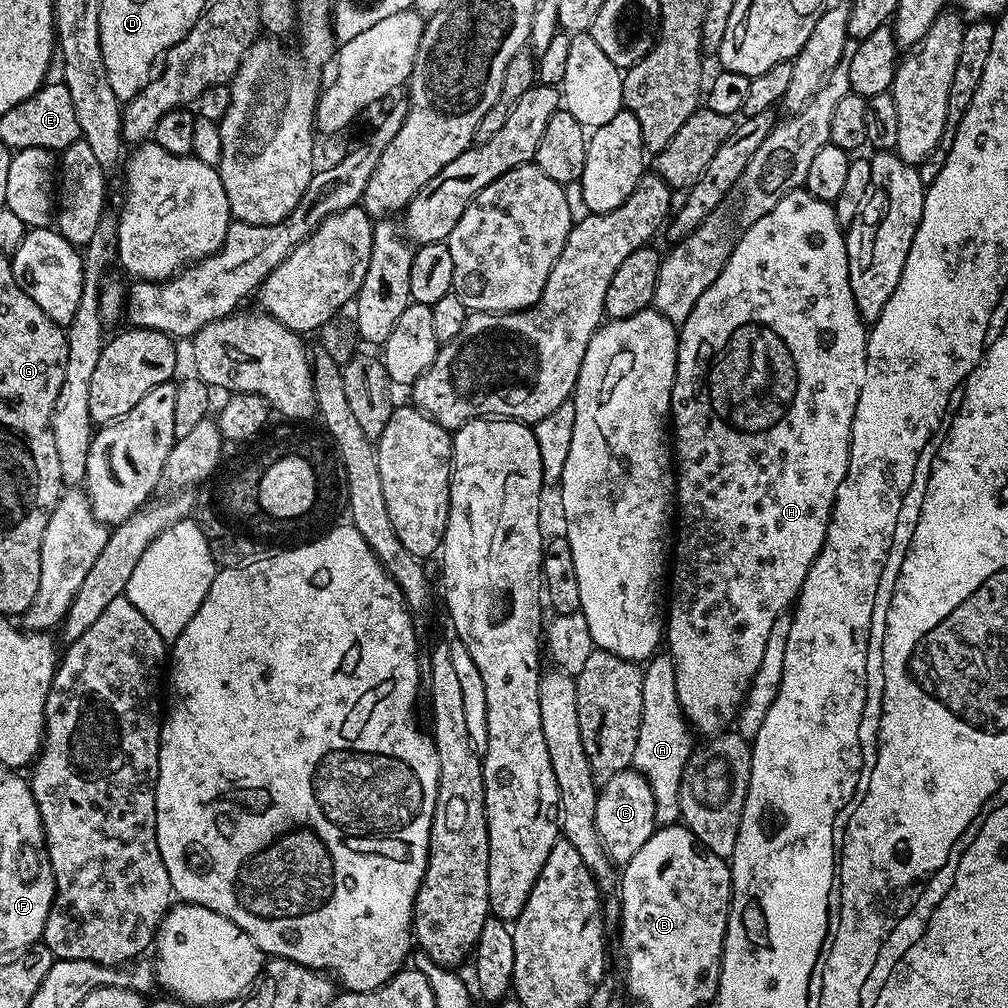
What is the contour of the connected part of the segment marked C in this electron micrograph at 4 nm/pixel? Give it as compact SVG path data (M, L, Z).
M635 770L619 772L614 778L603 781L596 794L595 825L606 854L613 865L623 866L646 846L646 838L655 834L658 827L655 818L654 790L642 773Z

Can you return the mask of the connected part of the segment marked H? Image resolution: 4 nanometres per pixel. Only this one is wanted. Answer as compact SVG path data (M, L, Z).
M797 190L786 194L786 198L782 198L774 210L770 210L770 214L762 214L762 218L743 230L745 232L733 243L732 253L724 263L722 274L718 274L706 294L698 298L690 318L679 325L678 343L674 348L670 424L674 429L674 438L676 434L674 500L678 512L680 508L680 529L676 532L676 538L674 534L676 565L670 568L672 605L668 608L666 621L666 648L668 644L667 651L676 668L681 710L688 724L697 733L700 731L704 738L725 731L735 721L750 682L754 674L758 674L762 653L766 651L766 638L770 638L770 626L774 626L774 622L793 607L814 558L822 550L838 486L842 486L842 478L846 478L854 410L858 406L858 394L866 374L868 357L869 329L866 321L858 314L858 306L850 290L846 232L838 222L835 207L827 200L814 198L814 194L806 190Z

